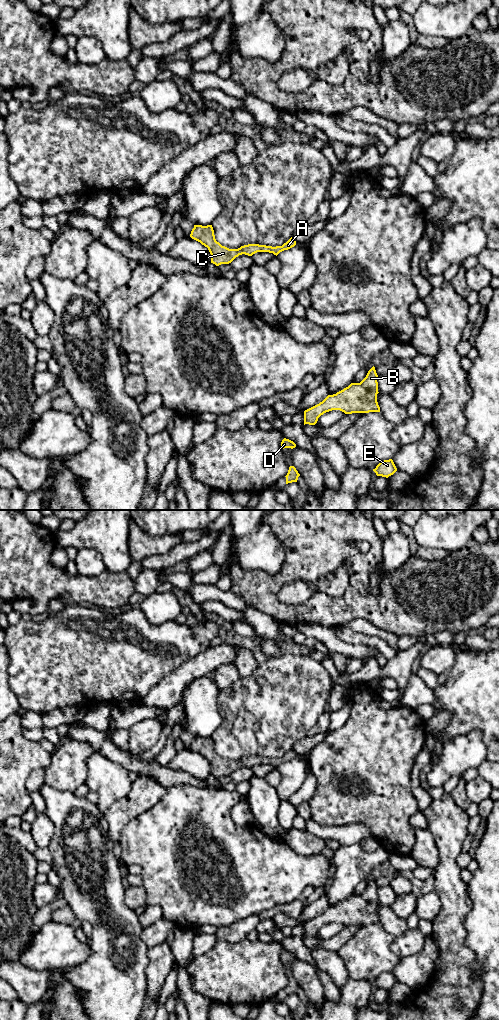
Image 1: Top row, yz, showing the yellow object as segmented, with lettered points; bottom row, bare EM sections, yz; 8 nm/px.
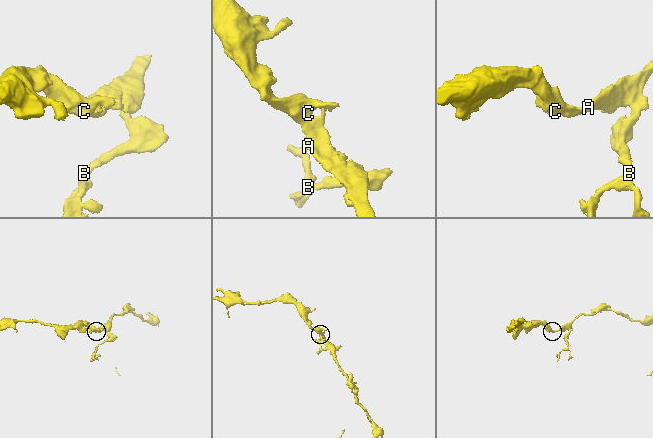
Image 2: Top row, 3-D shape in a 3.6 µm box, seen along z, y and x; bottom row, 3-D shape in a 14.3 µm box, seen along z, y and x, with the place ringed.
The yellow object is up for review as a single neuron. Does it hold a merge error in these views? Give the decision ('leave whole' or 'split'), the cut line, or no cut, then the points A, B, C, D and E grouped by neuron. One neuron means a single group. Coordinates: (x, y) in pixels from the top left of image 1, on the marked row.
leave whole; cut none; groups A B C D E

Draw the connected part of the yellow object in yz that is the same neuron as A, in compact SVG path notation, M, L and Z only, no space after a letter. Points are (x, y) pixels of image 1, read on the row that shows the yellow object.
M194 225L190 237L208 248L211 254L211 263L216 266L229 264L242 254L252 256L257 252L269 252L277 256L280 252L288 250L296 245L296 241L291 237L282 246L272 247L259 244L248 244L238 249L229 249L216 241L212 225Z

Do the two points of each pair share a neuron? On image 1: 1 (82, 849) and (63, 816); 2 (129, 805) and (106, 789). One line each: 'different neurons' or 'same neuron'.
1: same neuron
2: different neurons

